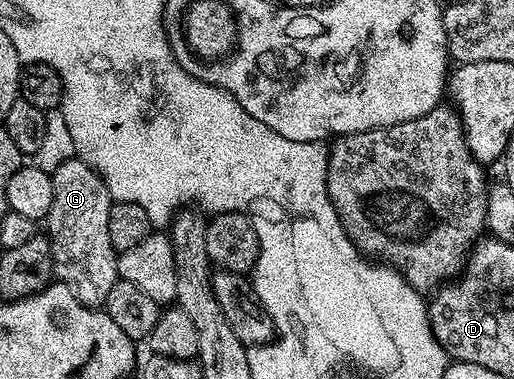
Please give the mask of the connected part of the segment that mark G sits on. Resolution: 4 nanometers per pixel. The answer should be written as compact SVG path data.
M78 157L51 172L51 180L53 205L45 220L45 231L51 240L54 278L70 287L85 307L102 308L109 289L120 278L117 252L109 241L111 194L103 178Z

